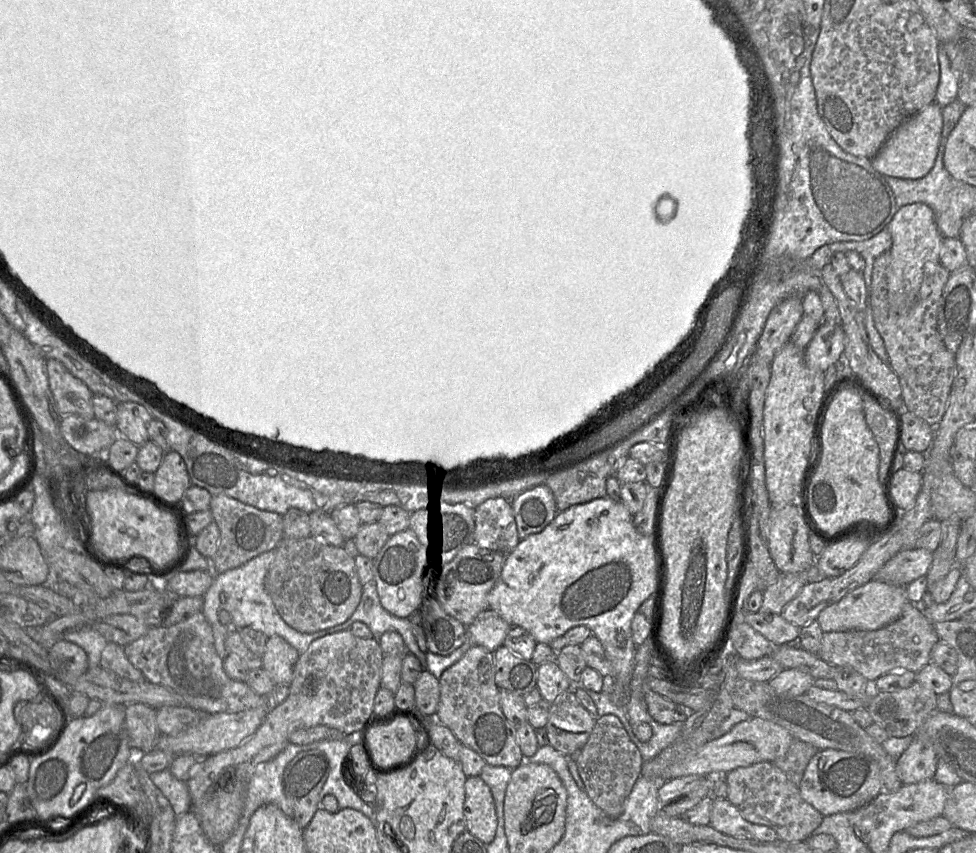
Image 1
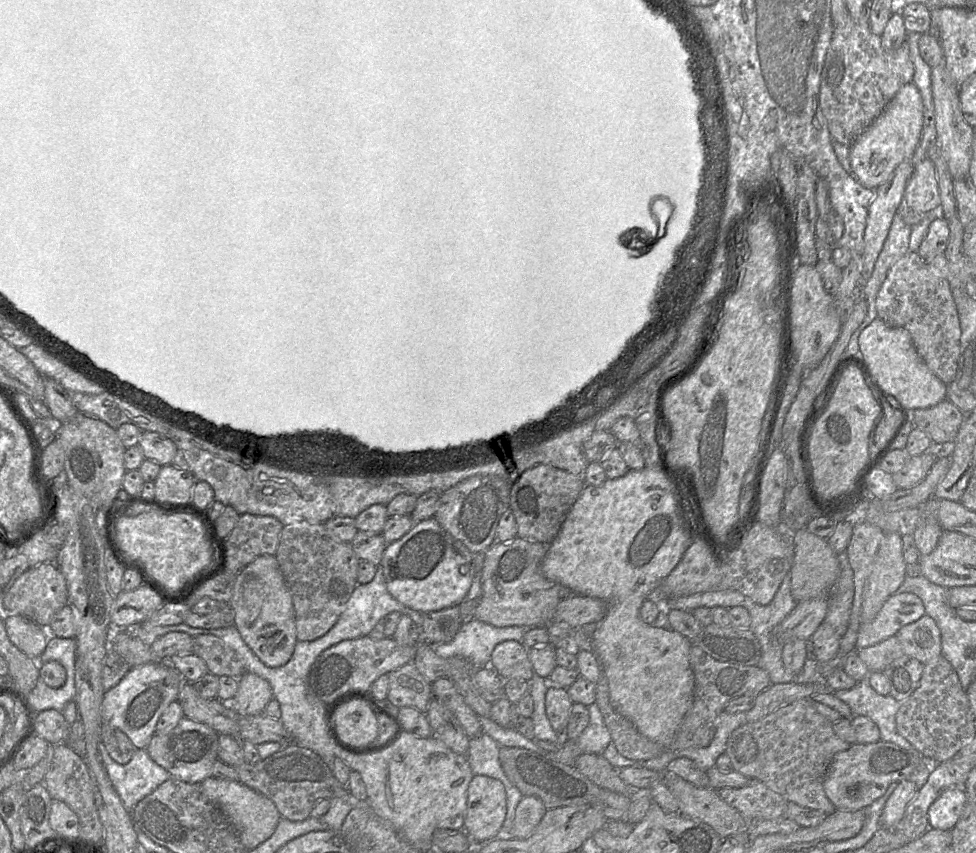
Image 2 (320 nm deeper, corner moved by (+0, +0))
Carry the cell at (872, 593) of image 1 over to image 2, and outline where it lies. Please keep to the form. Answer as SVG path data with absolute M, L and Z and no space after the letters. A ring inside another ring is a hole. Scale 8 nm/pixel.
M895 593L886 600L872 621L860 625L856 648L869 647L892 637L902 627L924 615L924 604L916 594Z

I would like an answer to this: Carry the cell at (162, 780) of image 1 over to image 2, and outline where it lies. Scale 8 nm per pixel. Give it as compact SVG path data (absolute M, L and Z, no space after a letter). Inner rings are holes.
M101 741L99 743L99 752L111 783L119 795L123 806L129 812L140 800L171 778L171 775L164 768L151 759L145 748L135 749L133 757L126 764L119 764L114 761Z

